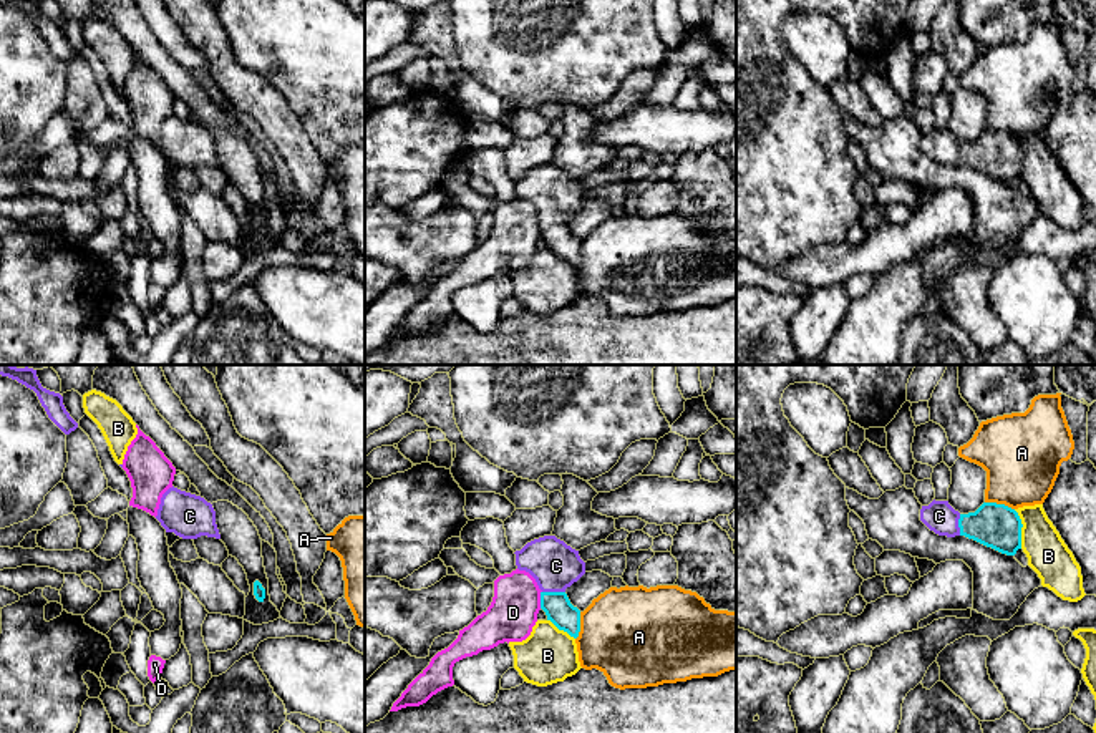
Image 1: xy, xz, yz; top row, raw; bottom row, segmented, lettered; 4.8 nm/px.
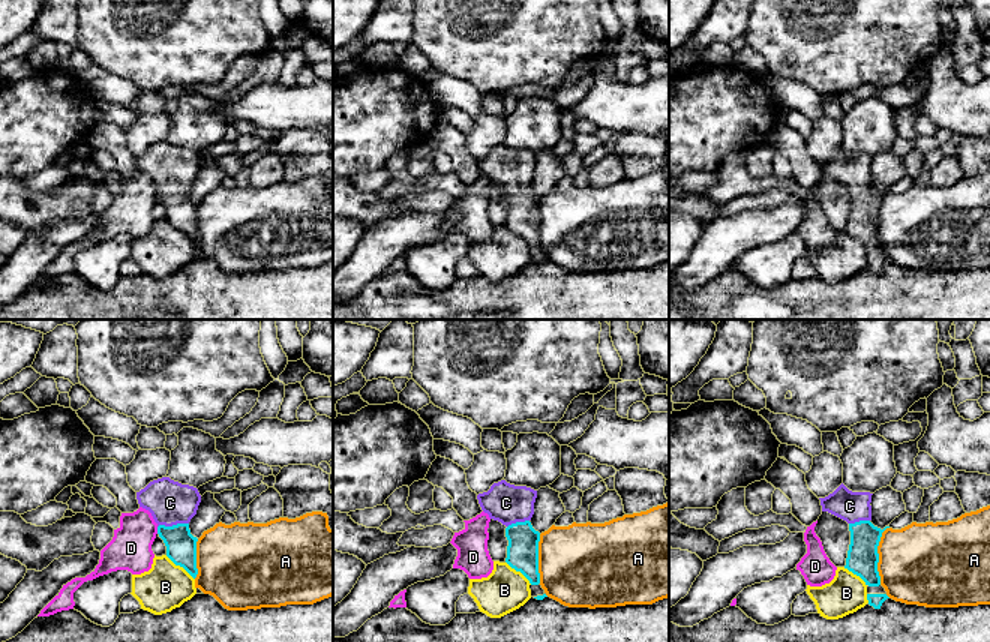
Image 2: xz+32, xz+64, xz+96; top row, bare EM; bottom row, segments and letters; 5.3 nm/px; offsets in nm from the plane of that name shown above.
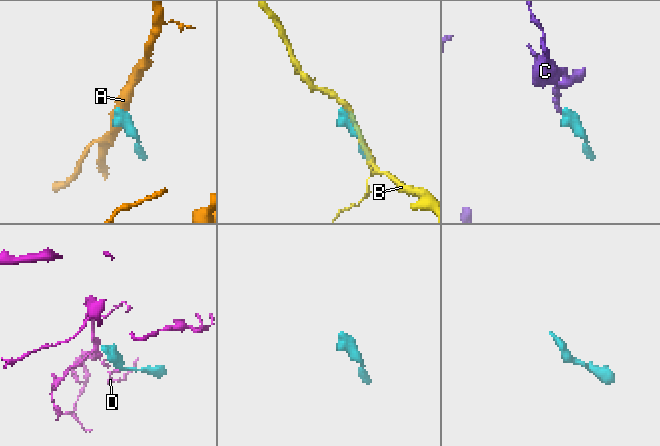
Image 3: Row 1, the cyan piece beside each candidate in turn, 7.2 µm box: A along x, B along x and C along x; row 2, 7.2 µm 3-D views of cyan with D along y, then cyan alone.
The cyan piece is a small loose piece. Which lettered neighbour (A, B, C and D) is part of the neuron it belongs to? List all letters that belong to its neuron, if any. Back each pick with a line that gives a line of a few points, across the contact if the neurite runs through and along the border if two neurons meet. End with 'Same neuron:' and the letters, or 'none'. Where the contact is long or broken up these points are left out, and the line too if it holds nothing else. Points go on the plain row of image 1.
C: line xz (557, 236), (554, 221), (556, 194)
Same neuron: C

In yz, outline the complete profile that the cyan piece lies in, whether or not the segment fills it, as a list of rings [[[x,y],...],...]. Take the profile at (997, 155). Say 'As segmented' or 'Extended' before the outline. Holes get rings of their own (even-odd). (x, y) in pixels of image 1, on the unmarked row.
Extended. [[[934,128],[922,134],[920,149],[938,164],[965,164],[1006,184],[1021,177],[1021,148],[1005,133],[983,131],[975,141],[960,143],[948,129]]]

